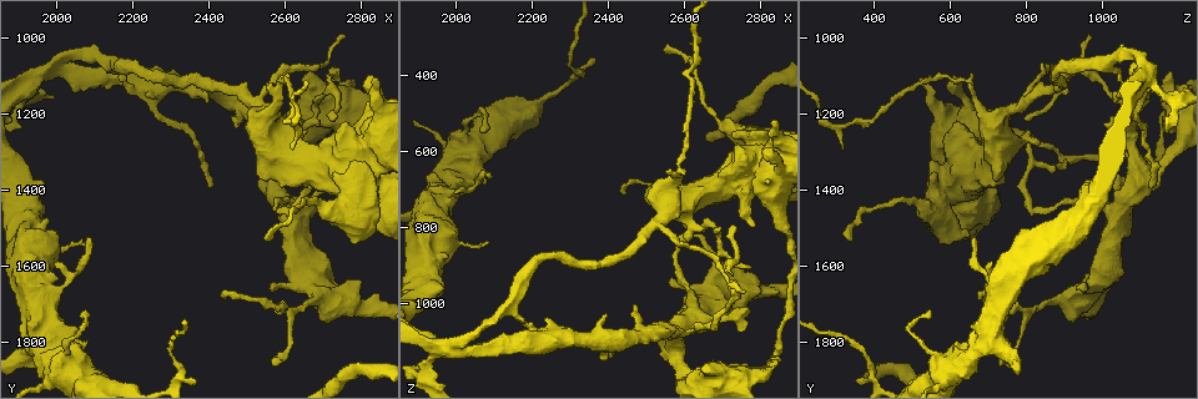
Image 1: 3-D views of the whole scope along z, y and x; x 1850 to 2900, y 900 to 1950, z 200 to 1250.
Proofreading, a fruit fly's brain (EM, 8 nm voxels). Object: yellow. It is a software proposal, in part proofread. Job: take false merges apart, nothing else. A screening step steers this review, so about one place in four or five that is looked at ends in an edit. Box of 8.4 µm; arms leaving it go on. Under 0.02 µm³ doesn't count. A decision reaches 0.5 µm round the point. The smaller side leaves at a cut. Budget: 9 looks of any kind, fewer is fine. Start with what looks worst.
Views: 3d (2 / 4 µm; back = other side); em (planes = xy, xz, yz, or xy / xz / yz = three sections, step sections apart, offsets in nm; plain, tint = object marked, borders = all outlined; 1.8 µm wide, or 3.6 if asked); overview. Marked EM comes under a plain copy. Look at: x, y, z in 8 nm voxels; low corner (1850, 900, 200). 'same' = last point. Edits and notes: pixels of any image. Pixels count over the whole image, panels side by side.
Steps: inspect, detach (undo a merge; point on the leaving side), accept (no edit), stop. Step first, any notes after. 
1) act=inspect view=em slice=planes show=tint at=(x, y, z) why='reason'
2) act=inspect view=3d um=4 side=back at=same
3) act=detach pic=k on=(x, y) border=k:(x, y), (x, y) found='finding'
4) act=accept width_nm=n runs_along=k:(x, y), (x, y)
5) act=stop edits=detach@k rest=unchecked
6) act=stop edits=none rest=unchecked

act=inspect view=3d um=4 at=(2760, 1335, 655) why='sudden change in width'

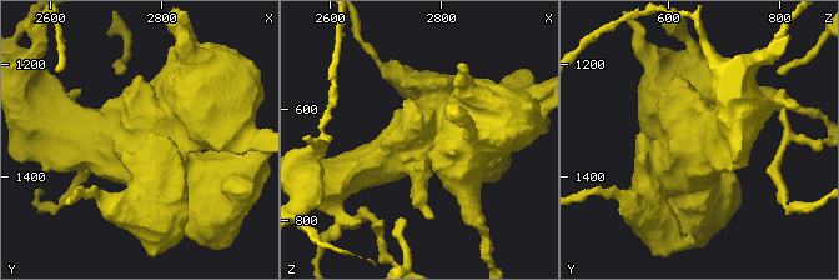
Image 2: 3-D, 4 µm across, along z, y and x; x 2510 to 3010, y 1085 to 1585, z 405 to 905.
act=inspect view=em slice=planes show=tint at=(2760, 1340, 645) why='now the EM'

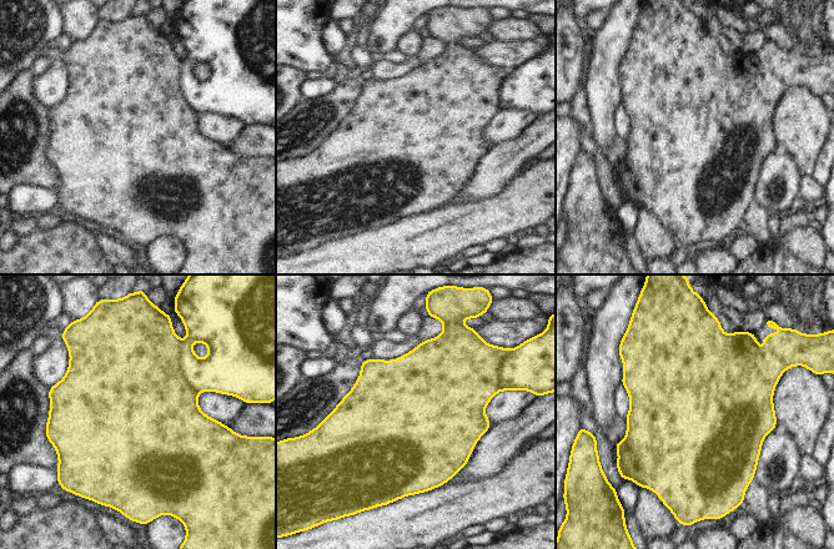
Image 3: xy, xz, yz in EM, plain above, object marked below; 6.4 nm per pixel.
act=accept width_nm=850 found='continuous, no second neuron'

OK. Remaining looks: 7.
act=inspect view=em slice=yz step=16 show=borders at=(2140, 1070, 1000) why='three arms meet'

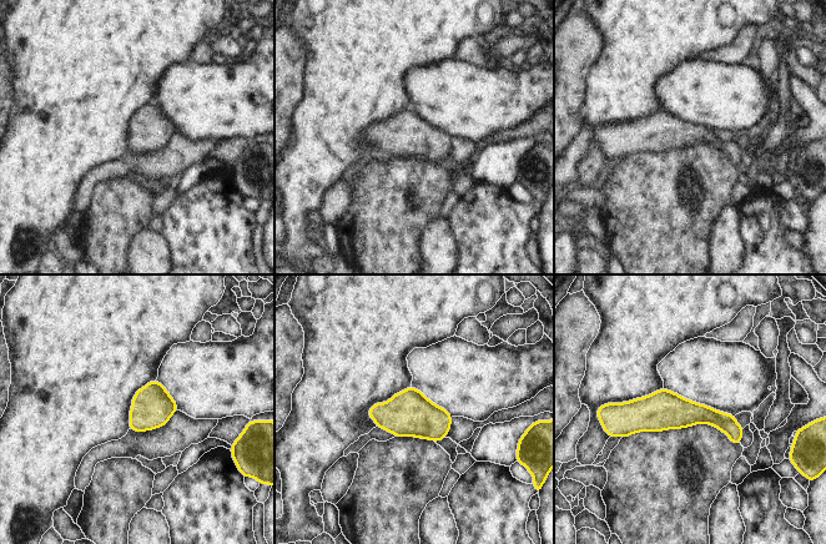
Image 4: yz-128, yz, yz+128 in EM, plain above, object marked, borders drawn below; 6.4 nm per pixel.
act=accept runs_along=4:(621, 411), (708, 414), (738, 441) found='continuous, no second neuron'

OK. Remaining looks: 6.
act=inspect view=em slice=planes show=tint at=(2630, 1230, 285) why='sharp bend'

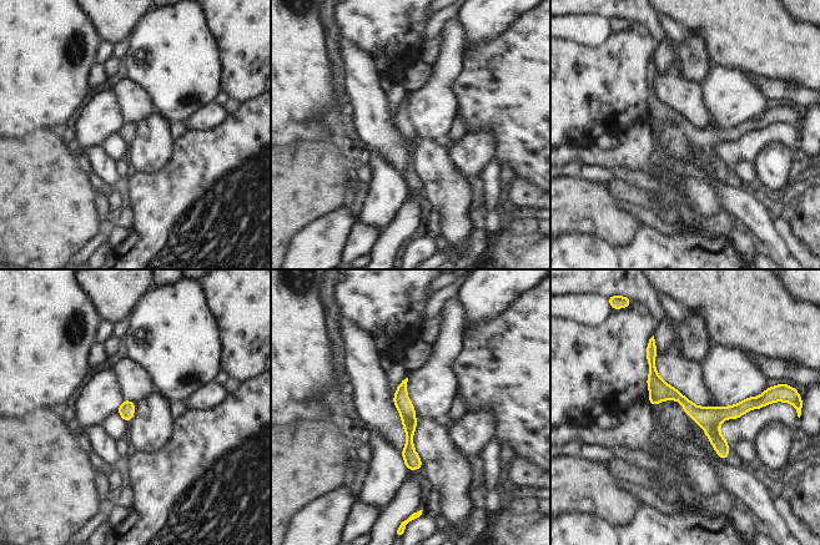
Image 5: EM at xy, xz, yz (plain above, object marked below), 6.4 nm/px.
act=accept runs_along=5:(649, 348), (653, 378), (695, 413), (764, 395) found='one neuron here'

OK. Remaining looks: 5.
act=inspect view=em slice=planes show=tint at=(2825, 1230, 1165) why='closes a loop'

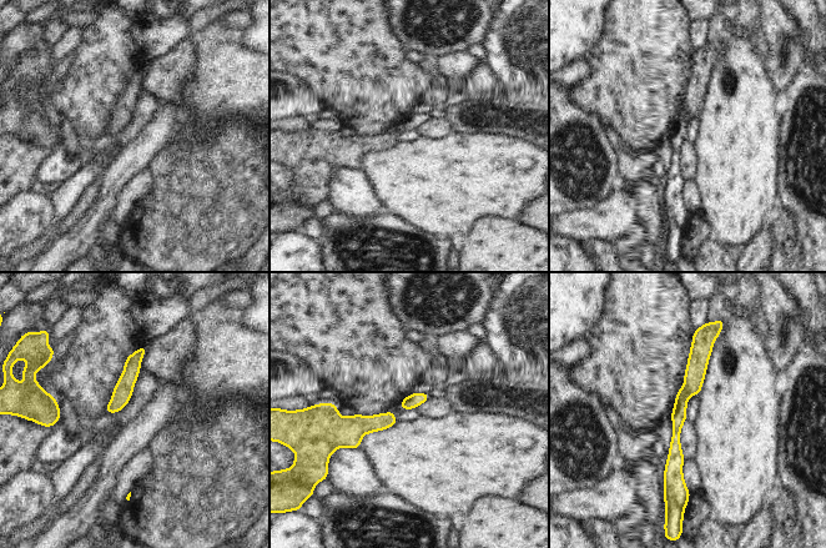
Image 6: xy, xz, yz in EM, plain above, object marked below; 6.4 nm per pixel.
act=detach pic=6 on=(679, 413) border=6:(683, 387), (688, 400) found='two neurons meet here'

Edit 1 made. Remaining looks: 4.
act=stop edits=detach@6 rest=unchecked

